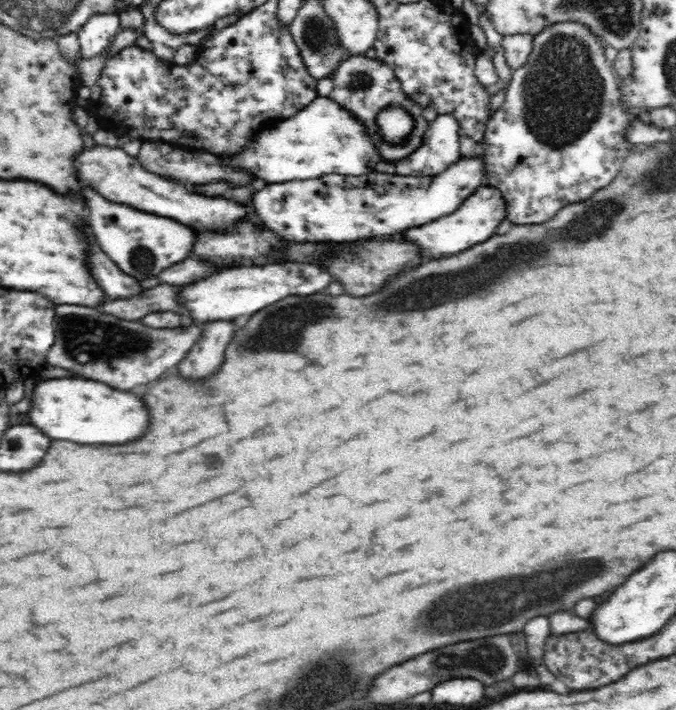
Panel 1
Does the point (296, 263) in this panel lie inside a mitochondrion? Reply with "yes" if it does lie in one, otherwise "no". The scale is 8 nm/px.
no

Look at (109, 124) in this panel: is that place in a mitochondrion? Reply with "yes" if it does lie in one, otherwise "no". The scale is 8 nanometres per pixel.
no

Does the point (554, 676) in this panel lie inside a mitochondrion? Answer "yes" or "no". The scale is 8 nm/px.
no

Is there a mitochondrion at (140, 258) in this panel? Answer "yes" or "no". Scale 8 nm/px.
yes

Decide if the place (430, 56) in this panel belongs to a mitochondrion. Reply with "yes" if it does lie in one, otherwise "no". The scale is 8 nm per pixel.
no

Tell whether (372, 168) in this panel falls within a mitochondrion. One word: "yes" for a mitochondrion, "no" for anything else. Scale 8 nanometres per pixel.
no

